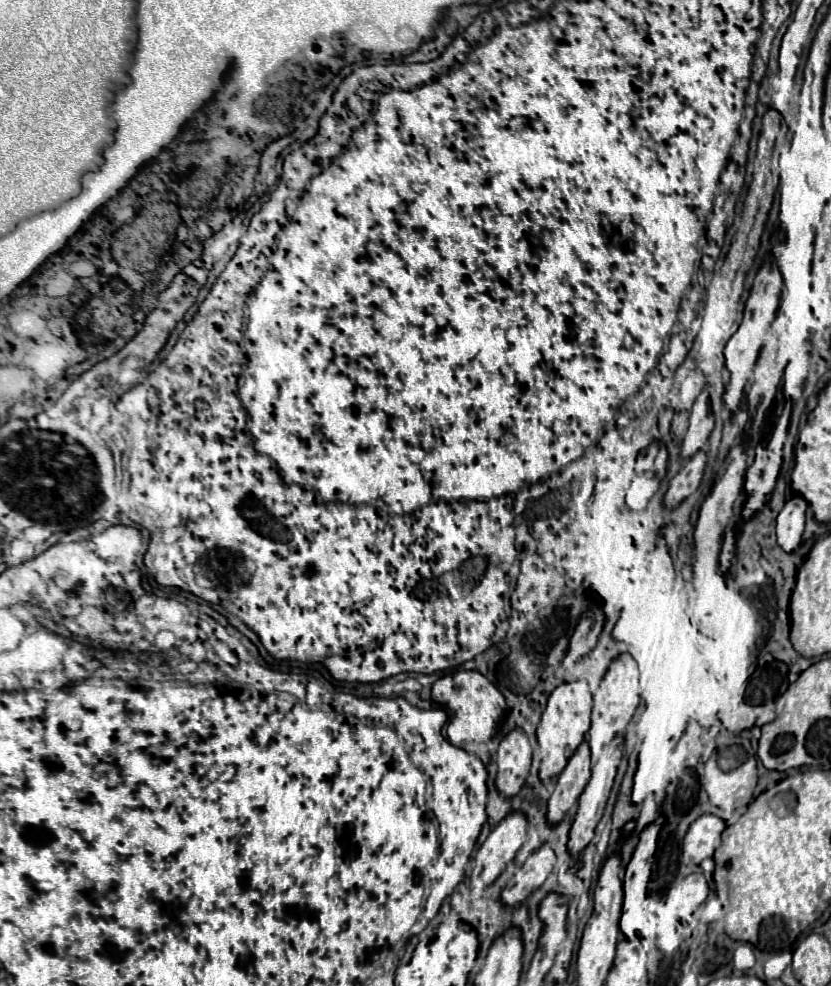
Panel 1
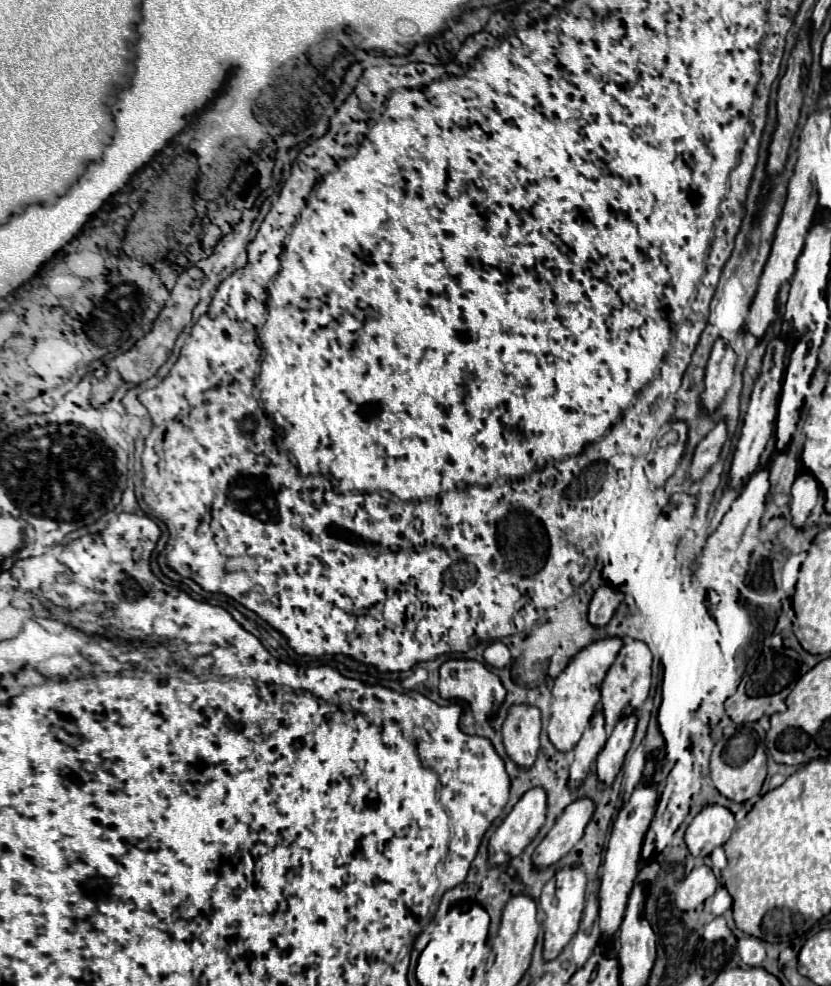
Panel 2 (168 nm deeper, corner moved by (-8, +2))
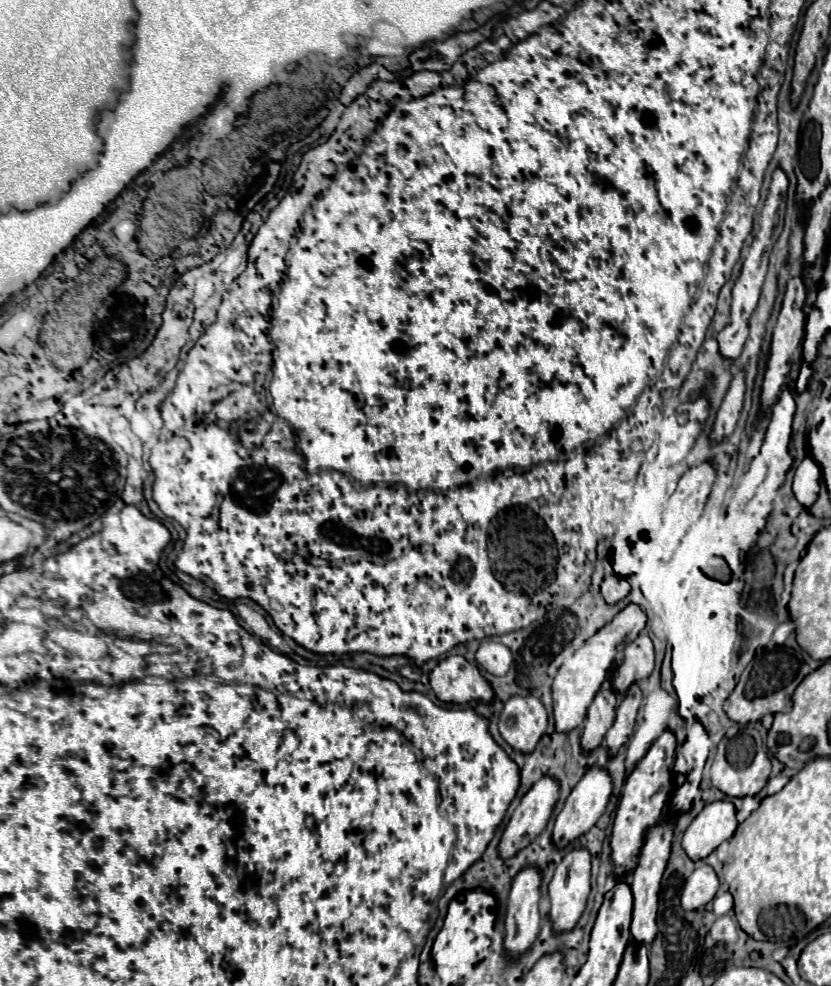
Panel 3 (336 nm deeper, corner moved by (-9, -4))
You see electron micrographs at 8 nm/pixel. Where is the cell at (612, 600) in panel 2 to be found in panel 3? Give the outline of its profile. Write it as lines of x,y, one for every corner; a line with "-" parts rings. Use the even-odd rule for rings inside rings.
610,575
610,577
604,577
600,593
602,593
602,597
608,605
614,605
630,593
630,585
628,585
626,579
622,579
618,575

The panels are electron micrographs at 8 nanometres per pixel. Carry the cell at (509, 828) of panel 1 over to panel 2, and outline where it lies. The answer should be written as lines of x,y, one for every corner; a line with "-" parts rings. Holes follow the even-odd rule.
529,789
503,819
499,829
489,839
489,865
501,865
517,857
539,833
545,823
547,795
545,789

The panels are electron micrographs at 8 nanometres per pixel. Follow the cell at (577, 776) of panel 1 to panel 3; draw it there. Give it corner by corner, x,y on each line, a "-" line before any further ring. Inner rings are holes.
606,681
586,713
586,721
584,721
584,729
582,729
582,737
580,737
580,745
586,755
602,745
602,741
616,717
616,705
618,705
616,693
612,691
610,681

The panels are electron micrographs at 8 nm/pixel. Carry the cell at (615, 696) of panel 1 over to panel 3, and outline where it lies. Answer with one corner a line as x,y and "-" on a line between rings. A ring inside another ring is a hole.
640,633
624,649
622,663
612,673
612,689
618,695
624,695
632,683
638,683
650,677
654,671
654,645
646,633

